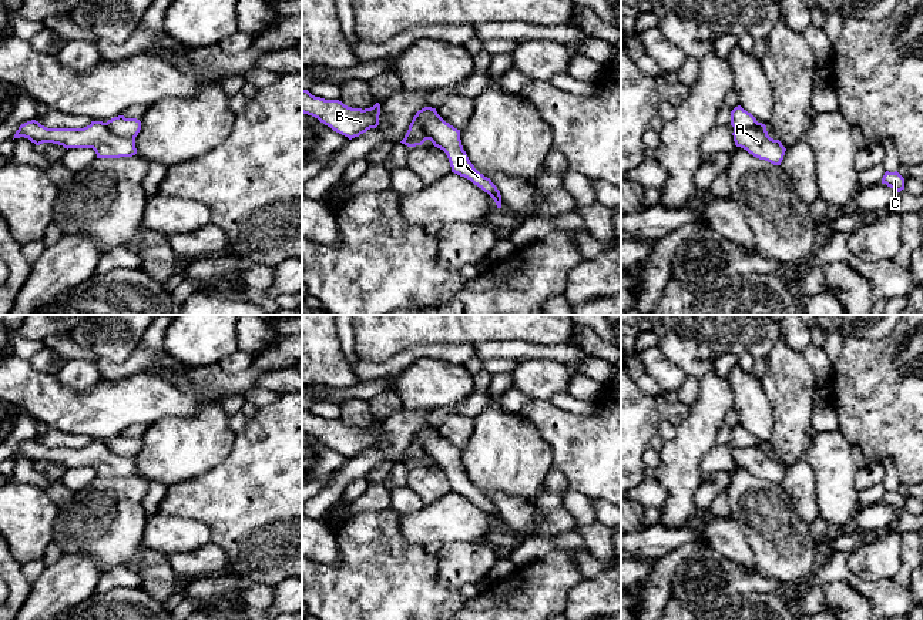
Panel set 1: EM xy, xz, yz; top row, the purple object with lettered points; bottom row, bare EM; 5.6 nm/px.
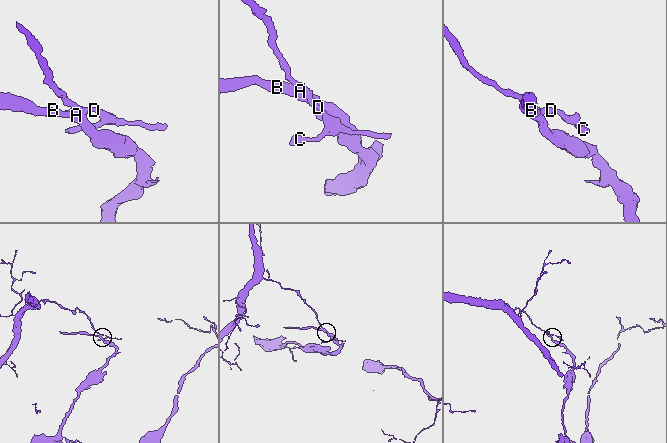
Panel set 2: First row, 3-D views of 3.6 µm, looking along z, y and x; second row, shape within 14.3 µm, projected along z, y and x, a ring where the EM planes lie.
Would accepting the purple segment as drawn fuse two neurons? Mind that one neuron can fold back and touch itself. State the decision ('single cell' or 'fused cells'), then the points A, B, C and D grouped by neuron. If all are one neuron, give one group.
fused cells; A B / C D

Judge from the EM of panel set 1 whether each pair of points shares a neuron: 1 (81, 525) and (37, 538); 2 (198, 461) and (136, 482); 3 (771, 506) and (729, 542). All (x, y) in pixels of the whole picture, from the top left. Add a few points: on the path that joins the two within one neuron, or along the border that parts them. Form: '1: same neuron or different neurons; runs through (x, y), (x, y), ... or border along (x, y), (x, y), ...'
1: different neurons; border along (59, 509), (54, 518), (51, 539)
2: different neurons; border along (137, 469), (150, 481)
3: different neurons; border along (729, 516), (744, 535), (754, 556), (754, 563)

